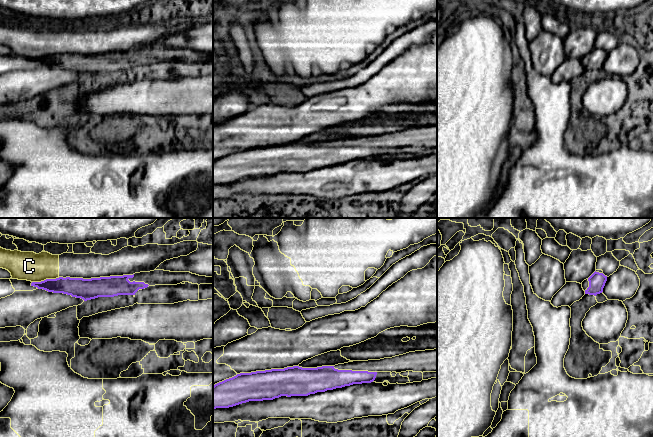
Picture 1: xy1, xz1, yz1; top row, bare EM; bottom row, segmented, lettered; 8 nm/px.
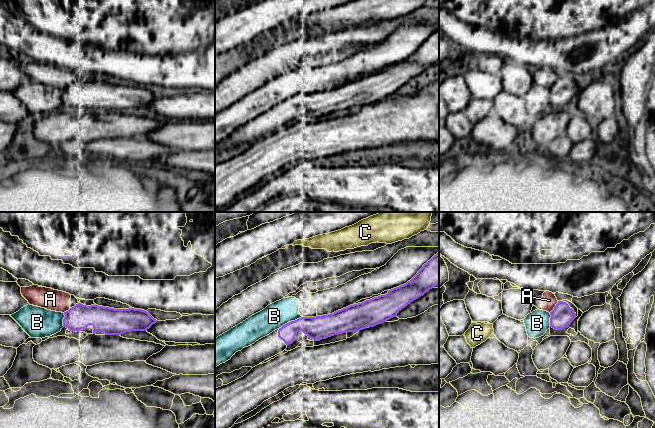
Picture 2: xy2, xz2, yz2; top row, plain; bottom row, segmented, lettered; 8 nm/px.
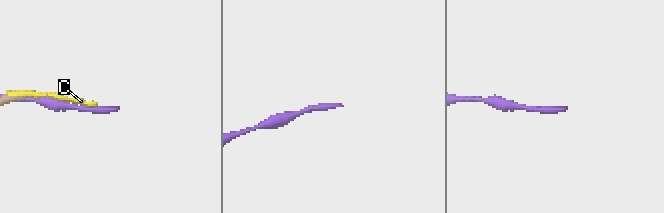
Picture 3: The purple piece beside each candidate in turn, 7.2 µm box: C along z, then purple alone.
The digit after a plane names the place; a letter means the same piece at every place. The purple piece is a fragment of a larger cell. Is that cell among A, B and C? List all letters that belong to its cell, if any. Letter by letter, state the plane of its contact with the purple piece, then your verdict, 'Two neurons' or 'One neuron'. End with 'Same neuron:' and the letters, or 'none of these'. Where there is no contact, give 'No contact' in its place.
A: Touches purple in yz2. Two neurons
B: Touches purple in xz2. Two neurons
C: Touches purple in xy1. Two neurons
Same neuron: none of these

